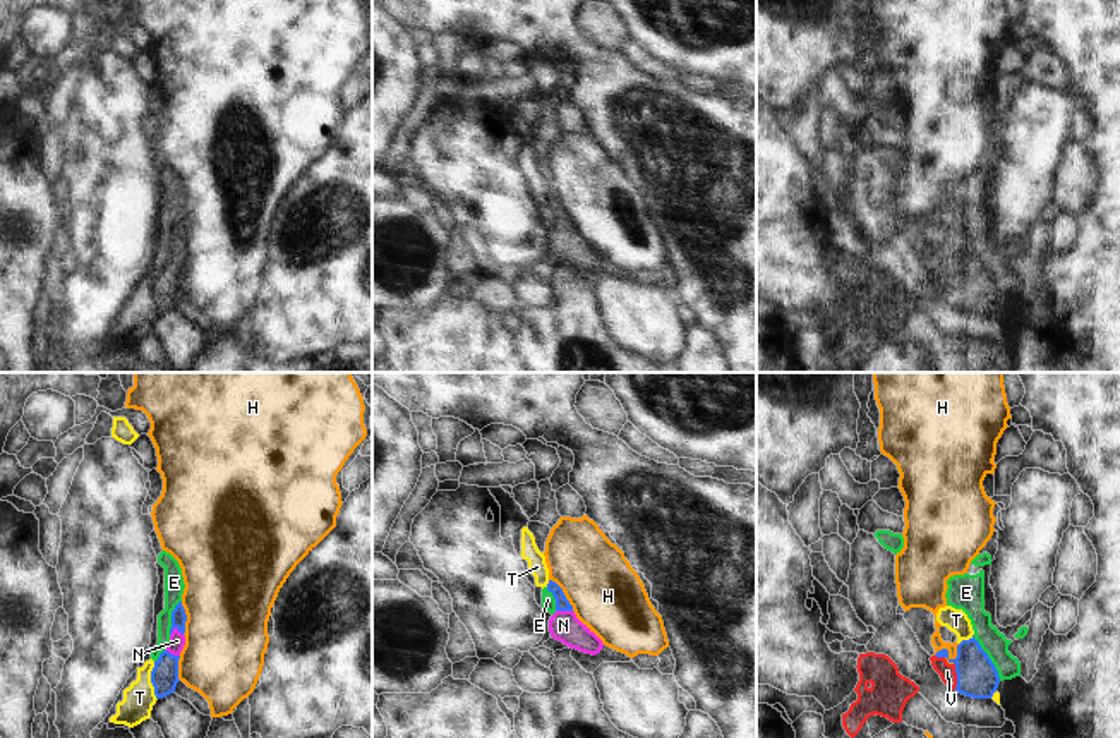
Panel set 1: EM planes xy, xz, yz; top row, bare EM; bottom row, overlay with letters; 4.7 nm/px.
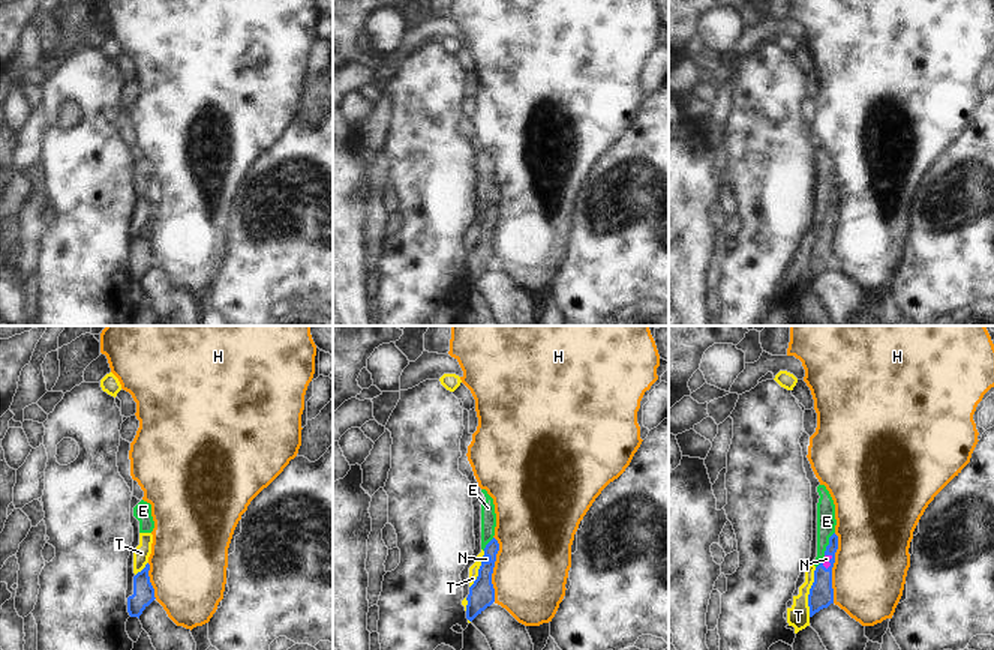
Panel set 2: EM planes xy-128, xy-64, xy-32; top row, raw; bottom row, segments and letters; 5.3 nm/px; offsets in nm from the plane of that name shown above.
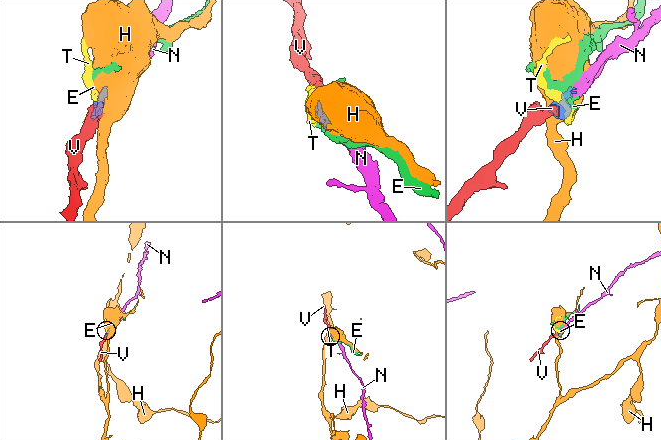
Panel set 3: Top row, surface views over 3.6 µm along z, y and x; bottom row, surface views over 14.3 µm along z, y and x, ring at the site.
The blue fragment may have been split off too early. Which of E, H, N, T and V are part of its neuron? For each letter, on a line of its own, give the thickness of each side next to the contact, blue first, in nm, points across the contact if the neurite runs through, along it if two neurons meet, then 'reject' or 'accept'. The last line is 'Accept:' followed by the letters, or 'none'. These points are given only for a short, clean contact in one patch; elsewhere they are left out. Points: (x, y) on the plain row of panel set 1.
E: 190/120 nm | along yz (973, 251), (1000, 296) | reject
H: 190/70 nm | reject
N: 70/80 nm | across xy (179, 232), (179, 246), (177, 256) | accept
T: 130/150 nm | along xy (153, 277), (151, 301), (156, 314) | reject
V: 190/80 nm | across yz (976, 290), (957, 292), (947, 287) | accept
Accept: N, V

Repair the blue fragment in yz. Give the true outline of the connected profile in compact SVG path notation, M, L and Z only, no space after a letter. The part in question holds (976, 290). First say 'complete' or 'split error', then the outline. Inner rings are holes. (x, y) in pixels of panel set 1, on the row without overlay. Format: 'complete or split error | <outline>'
split error | M974 251L957 261L955 275L942 264L930 276L945 300L966 312L991 314L998 304L998 287Z

